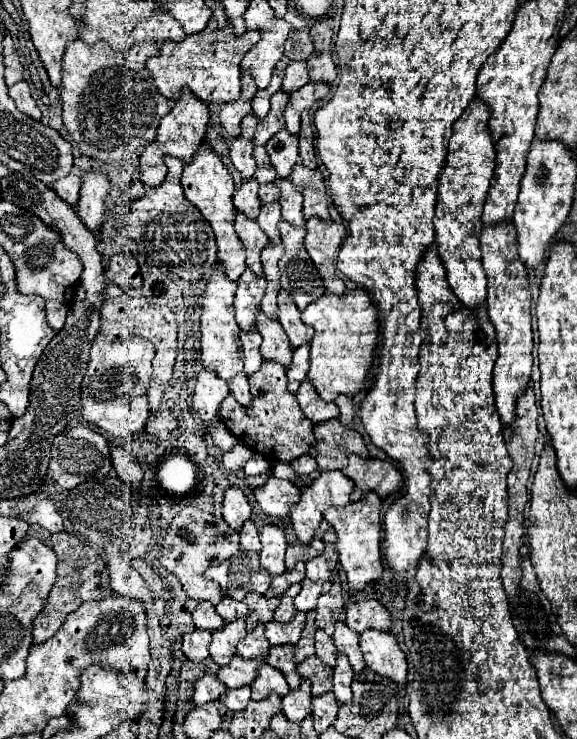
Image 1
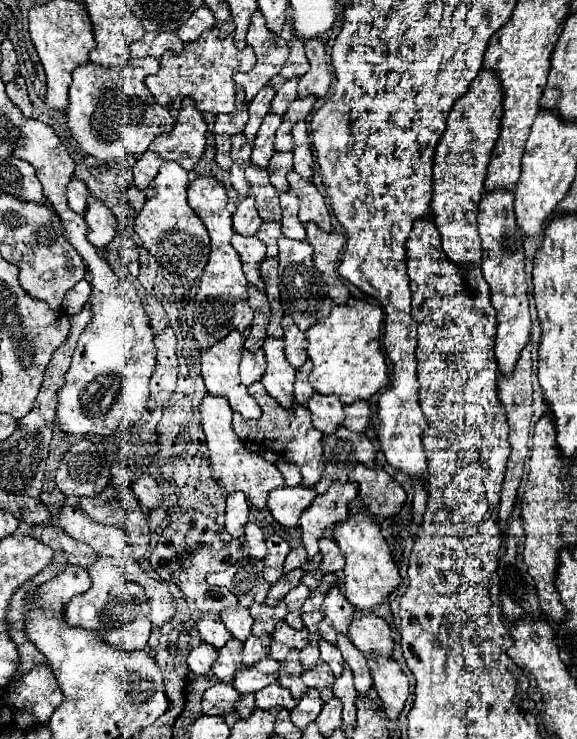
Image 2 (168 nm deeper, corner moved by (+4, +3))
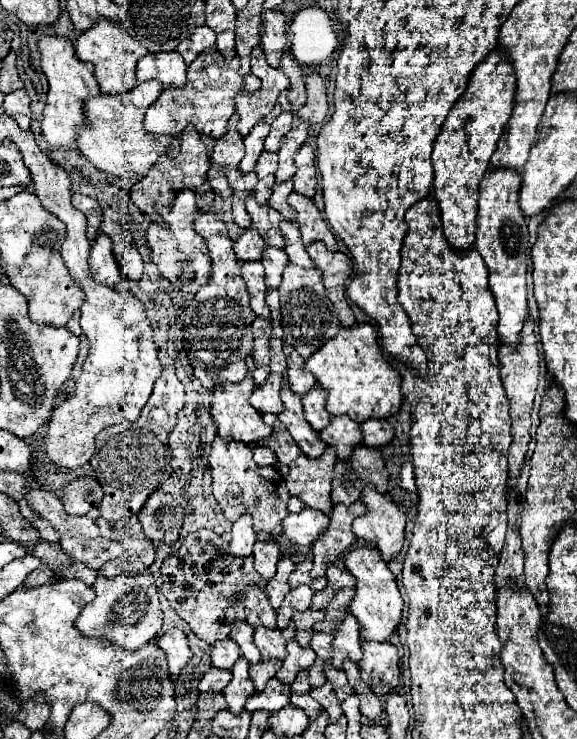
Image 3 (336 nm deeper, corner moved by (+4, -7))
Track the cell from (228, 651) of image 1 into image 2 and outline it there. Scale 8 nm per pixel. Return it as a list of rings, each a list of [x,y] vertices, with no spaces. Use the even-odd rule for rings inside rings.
[[[232,638],[224,648],[218,650],[218,660],[212,666],[212,672],[220,682],[232,682],[240,670],[244,670],[242,642],[236,642],[236,638]]]

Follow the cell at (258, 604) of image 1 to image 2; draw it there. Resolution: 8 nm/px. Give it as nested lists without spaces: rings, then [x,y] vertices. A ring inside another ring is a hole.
[[[280,602],[280,606],[272,608],[272,606],[266,606],[266,604],[254,604],[250,608],[250,614],[254,618],[254,628],[252,628],[252,634],[256,638],[260,638],[262,634],[272,634],[276,624],[284,620],[284,616],[288,614],[288,608],[284,602]]]

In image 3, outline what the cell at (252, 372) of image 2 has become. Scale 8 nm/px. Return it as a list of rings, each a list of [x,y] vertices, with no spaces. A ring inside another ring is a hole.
[[[272,372],[272,374],[268,374],[268,378],[266,378],[264,384],[260,384],[260,386],[256,386],[252,390],[250,404],[258,412],[274,412],[274,414],[280,412],[280,408],[282,408],[282,404],[280,404],[282,400],[280,400],[280,394],[278,394],[280,380],[282,380],[282,376],[276,376]]]

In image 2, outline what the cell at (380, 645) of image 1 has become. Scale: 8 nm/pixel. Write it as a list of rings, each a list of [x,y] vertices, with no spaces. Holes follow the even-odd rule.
[[[368,658],[368,666],[388,720],[398,720],[408,698],[408,678],[392,658]]]

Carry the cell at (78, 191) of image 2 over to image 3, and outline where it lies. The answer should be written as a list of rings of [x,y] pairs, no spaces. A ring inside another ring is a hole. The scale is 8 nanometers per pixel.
[[[74,194],[74,196],[72,196],[72,204],[74,204],[74,208],[78,208],[78,210],[86,216],[86,220],[88,220],[86,236],[88,236],[88,240],[94,240],[96,234],[98,234],[100,216],[102,216],[100,204],[98,204],[94,198],[84,196],[84,194]]]

